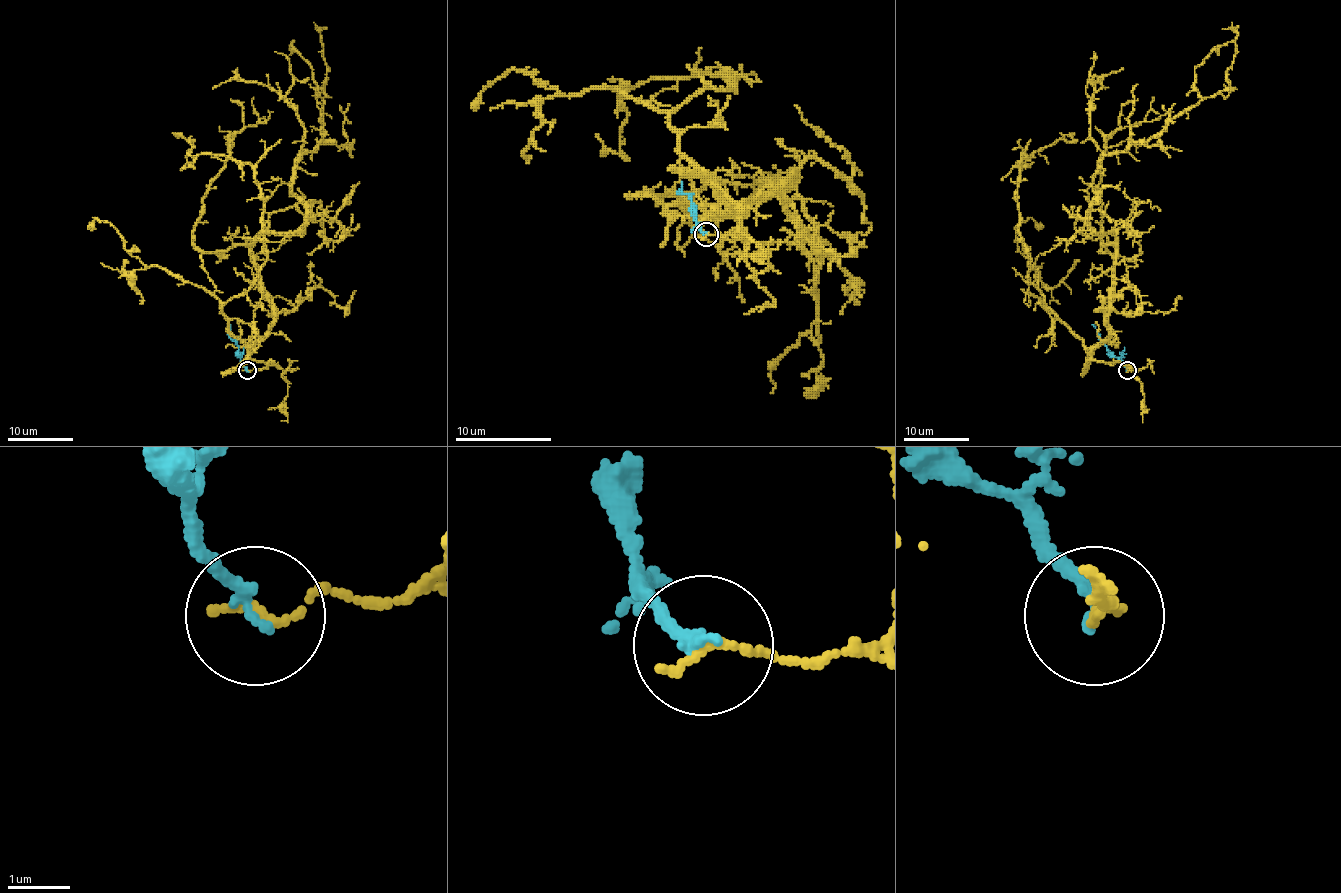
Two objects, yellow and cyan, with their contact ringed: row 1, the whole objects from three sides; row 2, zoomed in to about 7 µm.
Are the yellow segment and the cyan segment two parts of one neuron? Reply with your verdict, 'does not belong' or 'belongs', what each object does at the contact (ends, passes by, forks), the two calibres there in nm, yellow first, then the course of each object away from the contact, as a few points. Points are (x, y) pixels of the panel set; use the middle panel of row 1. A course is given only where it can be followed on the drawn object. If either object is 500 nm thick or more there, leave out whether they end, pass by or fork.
does not belong | yellow ends | cyan ends | 140/190 nm | yellow via (706, 234), (739, 223), (710, 182), (746, 203), (713, 215), (792, 177), (813, 395), (821, 373) | cyan via (706, 234), (696, 223), (691, 199), (679, 191), (682, 182)

